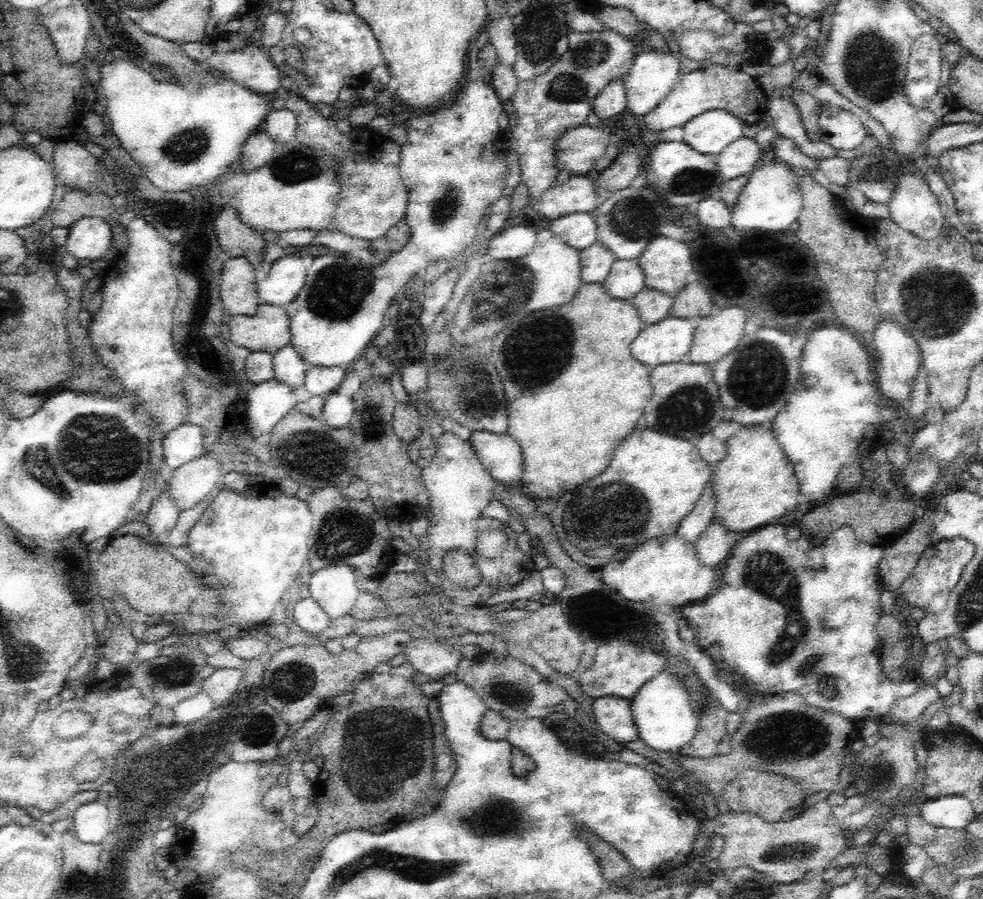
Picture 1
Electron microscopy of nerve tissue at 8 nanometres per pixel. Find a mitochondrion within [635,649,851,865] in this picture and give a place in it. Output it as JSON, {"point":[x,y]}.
{"point":[774,735]}

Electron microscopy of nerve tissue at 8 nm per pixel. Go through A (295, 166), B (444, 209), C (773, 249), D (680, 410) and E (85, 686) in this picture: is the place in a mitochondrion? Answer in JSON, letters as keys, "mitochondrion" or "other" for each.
{"A":"mitochondrion","B":"mitochondrion","C":"other","D":"mitochondrion","E":"other"}

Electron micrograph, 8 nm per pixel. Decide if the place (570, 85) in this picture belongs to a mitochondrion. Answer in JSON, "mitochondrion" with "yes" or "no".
{"mitochondrion":"yes"}

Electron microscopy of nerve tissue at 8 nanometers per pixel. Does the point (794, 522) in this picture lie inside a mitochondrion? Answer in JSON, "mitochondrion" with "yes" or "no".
{"mitochondrion":"no"}

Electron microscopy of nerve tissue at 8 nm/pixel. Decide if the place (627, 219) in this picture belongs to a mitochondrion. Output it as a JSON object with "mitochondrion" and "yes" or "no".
{"mitochondrion":"yes"}

